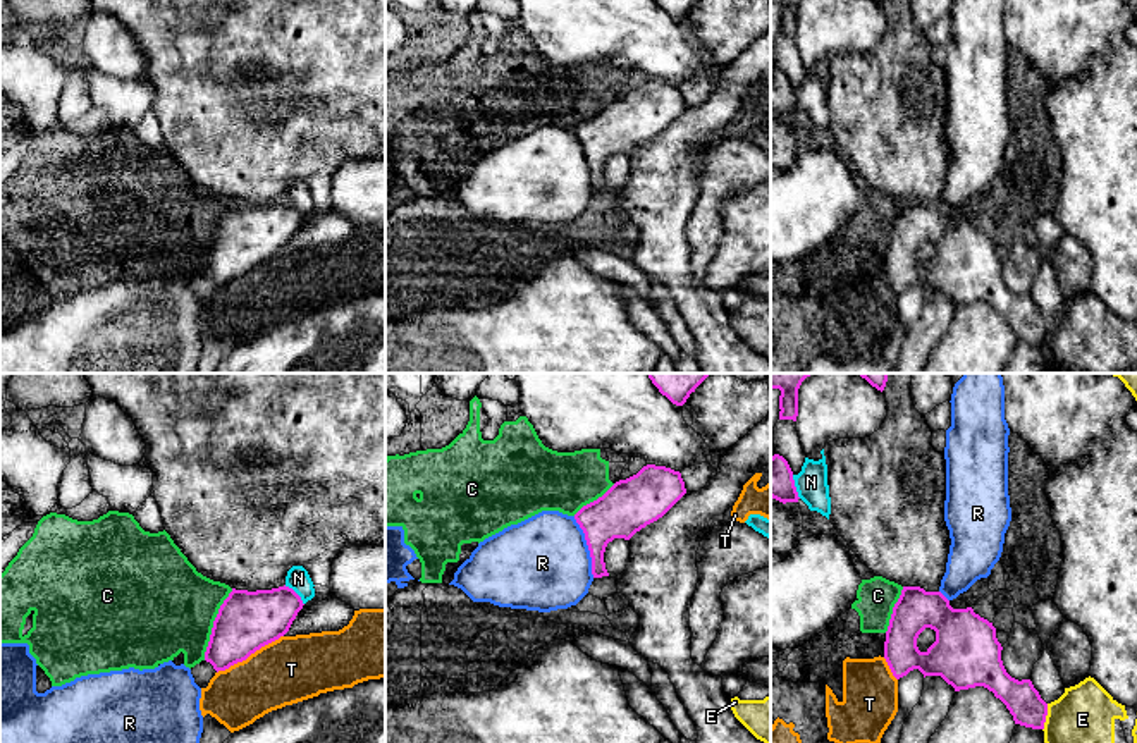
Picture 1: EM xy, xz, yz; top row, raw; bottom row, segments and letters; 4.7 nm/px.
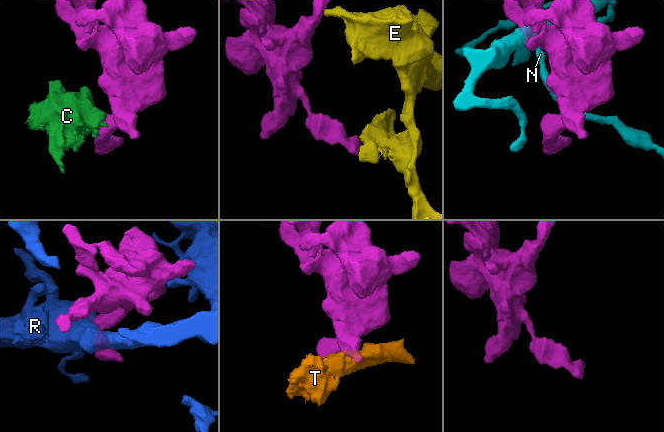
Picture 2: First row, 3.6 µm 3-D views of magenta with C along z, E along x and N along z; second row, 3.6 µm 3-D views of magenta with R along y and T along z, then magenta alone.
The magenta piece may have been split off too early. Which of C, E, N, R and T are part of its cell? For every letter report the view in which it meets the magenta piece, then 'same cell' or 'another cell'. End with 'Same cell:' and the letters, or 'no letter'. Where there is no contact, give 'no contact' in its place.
C: meets magenta in xy; another cell
E: meets magenta in yz; another cell
N: meets magenta in xy; another cell
R: meets magenta in xz; another cell
T: meets magenta in xy; another cell
Same cell: no letter

